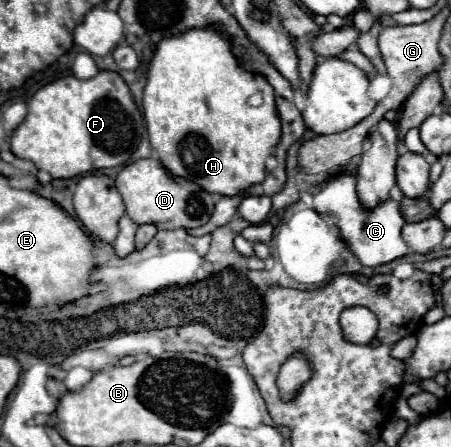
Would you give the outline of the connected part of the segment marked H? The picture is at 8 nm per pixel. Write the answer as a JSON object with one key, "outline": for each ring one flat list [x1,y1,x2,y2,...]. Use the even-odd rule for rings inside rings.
{"outline":[[191,28,191,32,169,36,155,48,143,90,143,114,151,146,171,174,183,176,211,194,233,196,251,184,263,182,265,160,273,154,273,148,279,142,281,124,273,92,271,84,267,84,261,74,241,66,239,58,233,54,231,40,227,40,219,28],[259,92,261,102,253,102]]}

